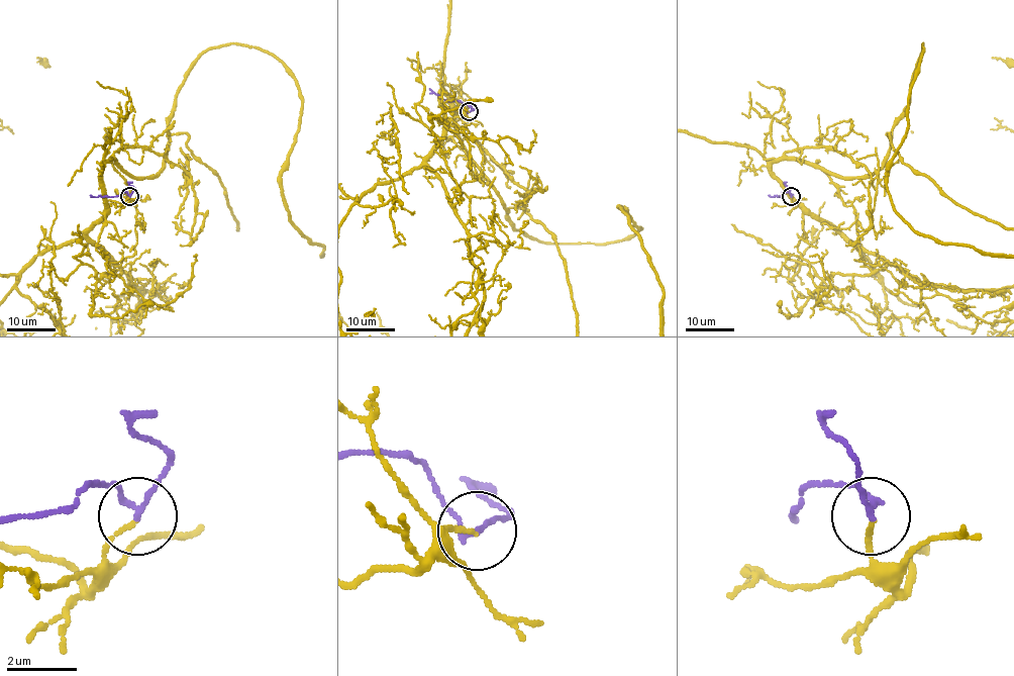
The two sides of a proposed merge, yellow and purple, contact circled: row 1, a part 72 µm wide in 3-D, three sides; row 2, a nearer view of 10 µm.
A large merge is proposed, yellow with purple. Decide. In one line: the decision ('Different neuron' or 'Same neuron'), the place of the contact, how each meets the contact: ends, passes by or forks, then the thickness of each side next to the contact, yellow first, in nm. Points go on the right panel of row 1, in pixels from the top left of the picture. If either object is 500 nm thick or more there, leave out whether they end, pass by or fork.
Same neuron. Place: (791, 196). At the ring yellow ends. At the ring purple passes by. Thickness 100 nm (yellow) against 160 nm

